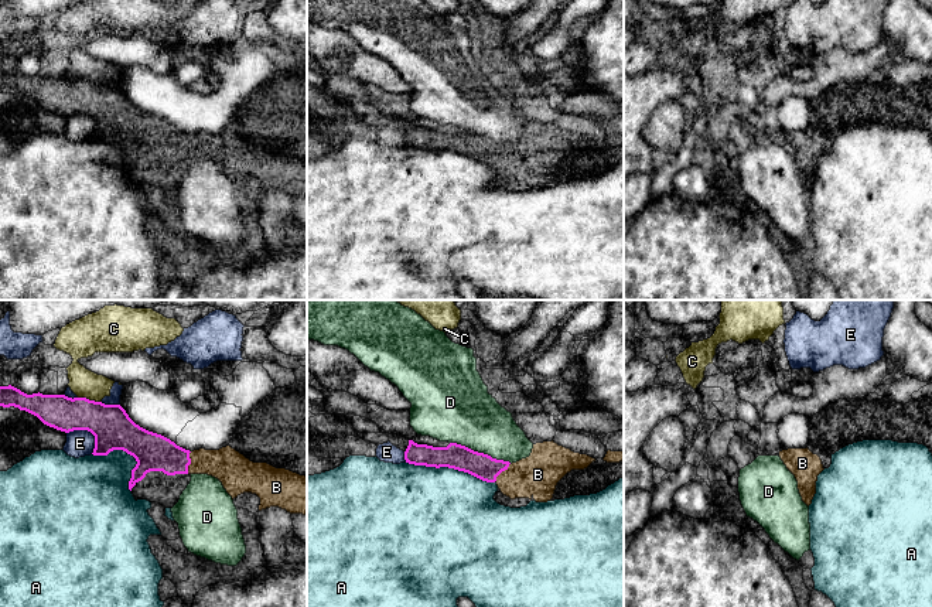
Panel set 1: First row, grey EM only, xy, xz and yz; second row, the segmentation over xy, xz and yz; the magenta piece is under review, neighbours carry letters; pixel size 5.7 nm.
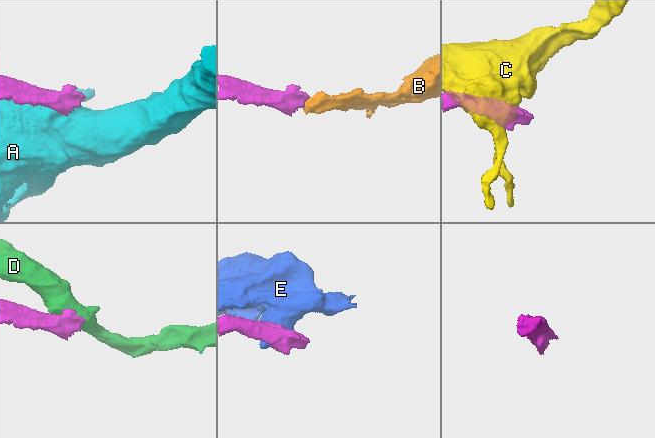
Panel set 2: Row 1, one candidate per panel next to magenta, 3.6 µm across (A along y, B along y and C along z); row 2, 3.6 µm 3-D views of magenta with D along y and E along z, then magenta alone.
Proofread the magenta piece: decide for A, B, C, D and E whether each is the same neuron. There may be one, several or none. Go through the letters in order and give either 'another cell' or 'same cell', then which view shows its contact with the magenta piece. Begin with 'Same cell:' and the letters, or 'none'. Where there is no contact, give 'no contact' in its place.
Same cell: B
A: another cell | xz
B: same cell | xy
C: another cell | xy
D: another cell | xz
E: another cell | xy

